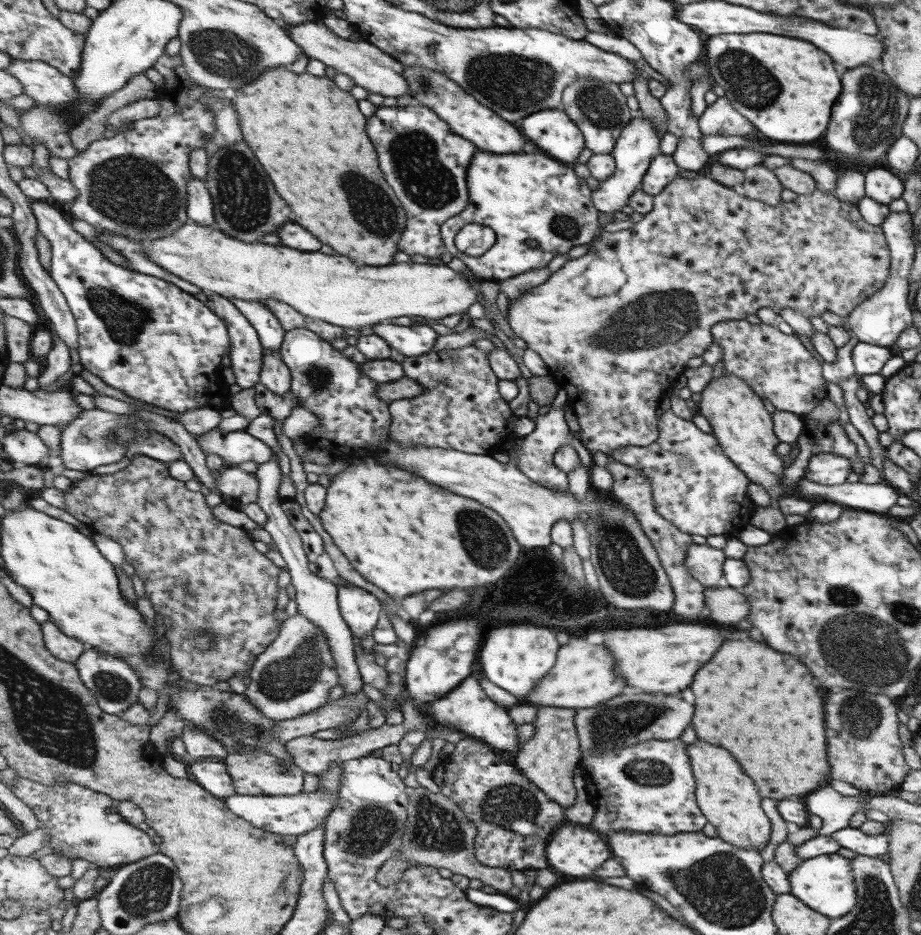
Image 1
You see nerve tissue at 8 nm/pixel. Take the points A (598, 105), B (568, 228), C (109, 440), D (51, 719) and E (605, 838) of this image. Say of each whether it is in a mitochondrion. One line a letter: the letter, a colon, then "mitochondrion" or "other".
A: mitochondrion
B: mitochondrion
C: mitochondrion
D: mitochondrion
E: other

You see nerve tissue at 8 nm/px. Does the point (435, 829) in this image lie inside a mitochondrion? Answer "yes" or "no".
yes

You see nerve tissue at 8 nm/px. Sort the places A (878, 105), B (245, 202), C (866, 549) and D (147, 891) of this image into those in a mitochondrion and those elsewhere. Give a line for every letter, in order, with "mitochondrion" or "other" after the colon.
A: mitochondrion
B: mitochondrion
C: other
D: mitochondrion

